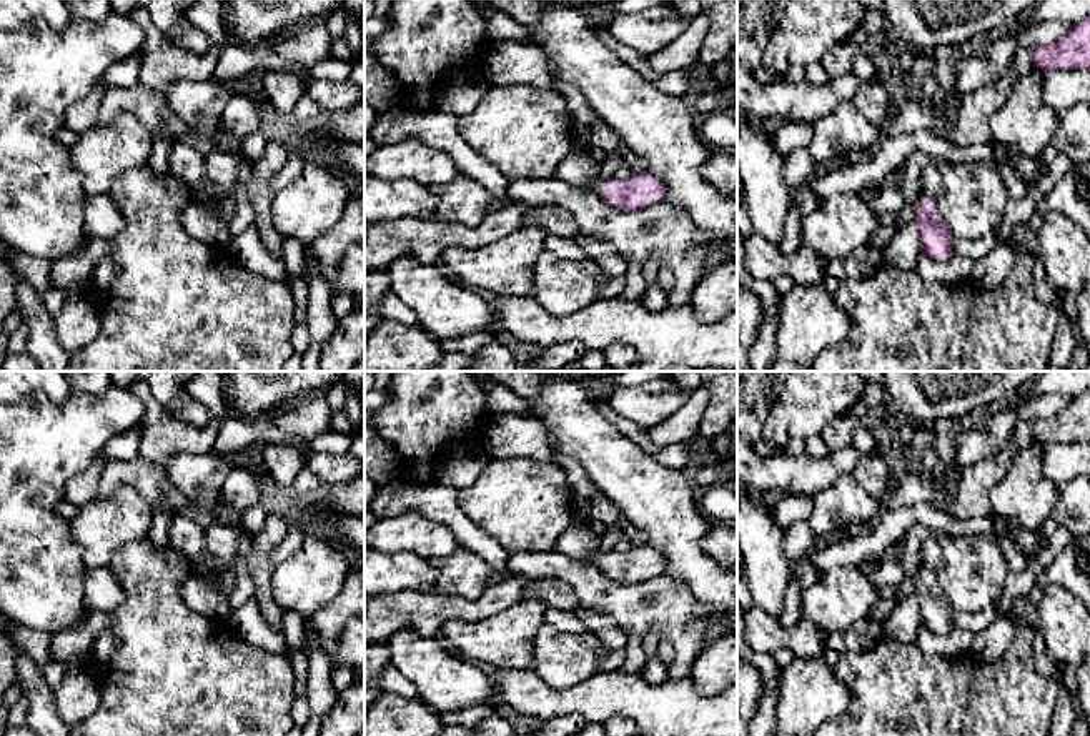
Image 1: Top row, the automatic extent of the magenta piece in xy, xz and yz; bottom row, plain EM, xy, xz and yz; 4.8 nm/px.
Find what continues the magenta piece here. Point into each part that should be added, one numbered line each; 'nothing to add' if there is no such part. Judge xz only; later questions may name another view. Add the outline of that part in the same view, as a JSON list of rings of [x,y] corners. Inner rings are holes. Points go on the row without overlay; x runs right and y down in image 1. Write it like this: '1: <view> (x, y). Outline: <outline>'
1: xz (599, 555). Outline: [[[597,550],[584,556],[581,561],[597,566],[601,561],[607,561],[607,559],[609,559],[609,553]]]

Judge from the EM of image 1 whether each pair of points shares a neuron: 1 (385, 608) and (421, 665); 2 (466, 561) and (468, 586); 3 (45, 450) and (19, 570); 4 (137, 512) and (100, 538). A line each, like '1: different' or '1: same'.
1: different
2: same
3: same
4: same

